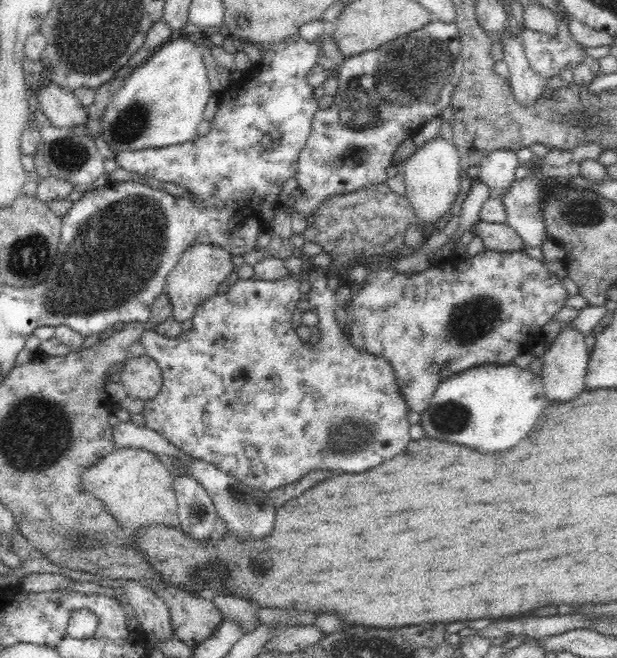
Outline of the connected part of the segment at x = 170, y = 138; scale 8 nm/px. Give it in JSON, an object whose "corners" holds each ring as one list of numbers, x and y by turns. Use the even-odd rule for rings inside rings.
{"corners":[[199,36,170,39,151,52,144,66,133,68,129,77,119,83,119,92,113,94,112,101,104,110,99,133,114,153,164,148,188,142,197,136,198,124,203,120,204,108,213,92,202,63,203,48]]}

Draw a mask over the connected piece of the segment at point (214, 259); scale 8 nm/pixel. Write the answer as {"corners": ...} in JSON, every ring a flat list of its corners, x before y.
{"corners":[[196,243,182,252,176,266,168,275,166,287,164,288,164,292,173,307,173,318,178,323,181,324,194,318,196,308,204,300,216,296,218,285,221,282,228,282,227,276,233,269,236,269,232,266,232,261,230,261,232,256,233,254,228,252,228,249,210,243]]}

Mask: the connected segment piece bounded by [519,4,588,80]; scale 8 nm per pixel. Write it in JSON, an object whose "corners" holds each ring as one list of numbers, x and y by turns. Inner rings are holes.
{"corners":[[556,4,554,14,558,19,558,34,550,36,530,30,519,32,530,68,546,80,564,67,574,70,578,63,588,57,582,45,573,39,567,27,567,18,570,16,561,4]]}

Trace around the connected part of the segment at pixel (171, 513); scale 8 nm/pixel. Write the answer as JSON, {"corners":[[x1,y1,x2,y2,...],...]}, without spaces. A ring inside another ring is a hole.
{"corners":[[116,448,88,467,81,481,88,492,105,504,124,530,138,532,154,524,178,526,173,475,156,454,141,448]]}

